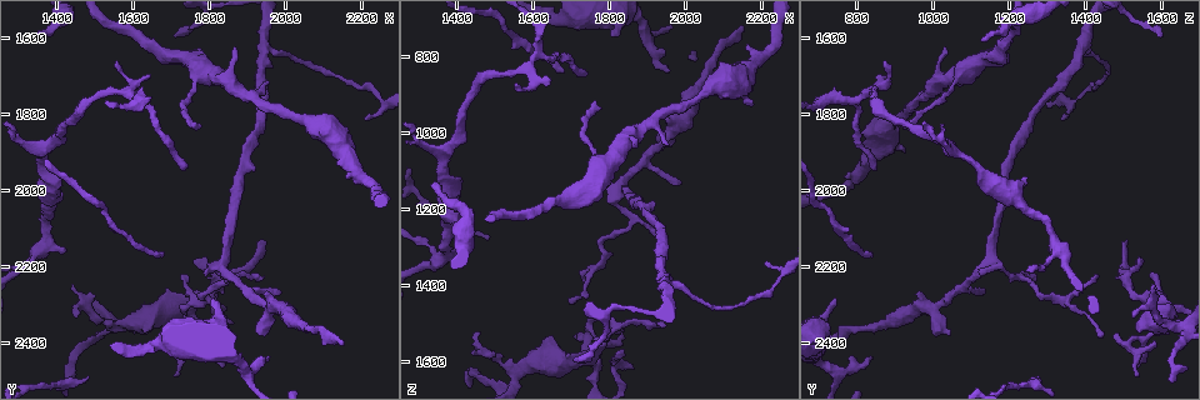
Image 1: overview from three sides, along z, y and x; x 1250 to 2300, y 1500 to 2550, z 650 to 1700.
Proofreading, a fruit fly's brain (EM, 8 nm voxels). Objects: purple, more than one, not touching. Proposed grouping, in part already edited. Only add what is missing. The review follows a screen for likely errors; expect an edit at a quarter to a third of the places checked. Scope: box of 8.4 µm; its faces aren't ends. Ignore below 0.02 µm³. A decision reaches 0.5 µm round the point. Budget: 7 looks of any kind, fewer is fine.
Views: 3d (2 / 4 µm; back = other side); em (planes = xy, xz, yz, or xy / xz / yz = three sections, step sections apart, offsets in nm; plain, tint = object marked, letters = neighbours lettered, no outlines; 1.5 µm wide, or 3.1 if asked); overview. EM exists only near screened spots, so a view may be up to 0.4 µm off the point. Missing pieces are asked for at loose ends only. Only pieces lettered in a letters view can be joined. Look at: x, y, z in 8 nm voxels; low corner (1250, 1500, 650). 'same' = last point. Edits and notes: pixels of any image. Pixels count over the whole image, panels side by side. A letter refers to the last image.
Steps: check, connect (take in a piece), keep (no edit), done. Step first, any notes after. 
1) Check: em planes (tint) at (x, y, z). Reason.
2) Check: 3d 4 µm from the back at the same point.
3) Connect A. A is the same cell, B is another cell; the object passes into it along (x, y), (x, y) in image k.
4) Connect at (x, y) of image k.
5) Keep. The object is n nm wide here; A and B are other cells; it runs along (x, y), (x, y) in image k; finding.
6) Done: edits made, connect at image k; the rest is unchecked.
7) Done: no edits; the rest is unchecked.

Check: 3d 4 µm at (1435, 2250, 1585). Branch stops here.

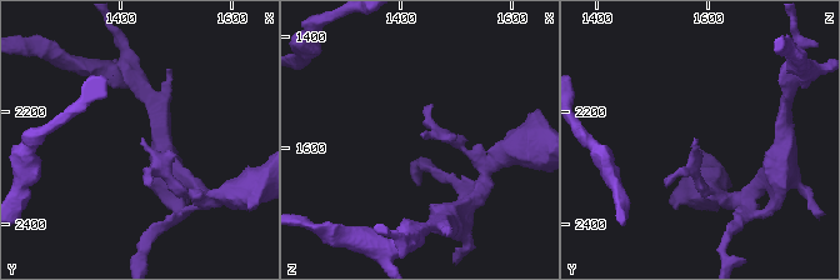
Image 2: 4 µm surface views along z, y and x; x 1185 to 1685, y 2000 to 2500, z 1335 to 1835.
Check: em planes (letters) at (1435, 2250, 1580).

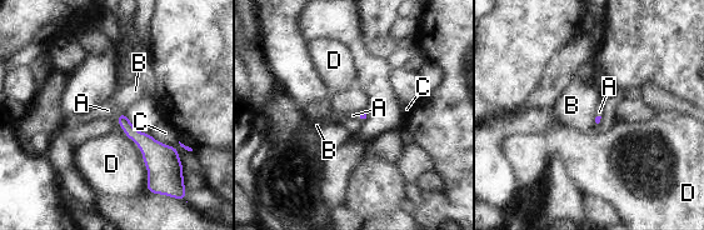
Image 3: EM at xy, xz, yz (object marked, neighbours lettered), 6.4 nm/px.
Connect A. A is the same cell, B, C and D are other cells; the object passes into it along (146, 143), (116, 121), (108, 110) in image 3; it goes on there.

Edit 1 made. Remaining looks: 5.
Check: em xz step 4 (letters) at (1725, 2220, 1430). Free end.

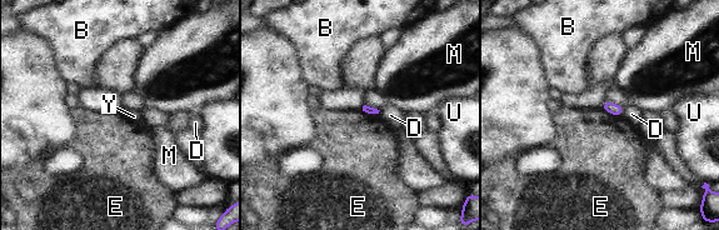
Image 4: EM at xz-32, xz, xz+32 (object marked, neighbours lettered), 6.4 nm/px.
Check: em planes (letters) at the same point.

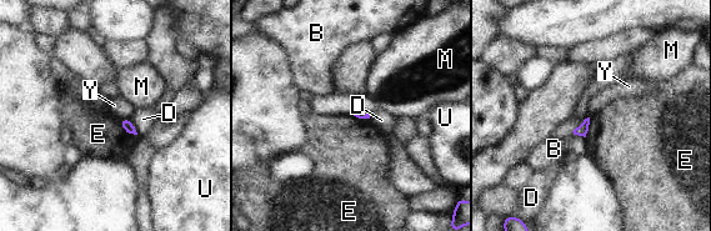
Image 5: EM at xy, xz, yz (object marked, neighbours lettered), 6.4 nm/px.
Keep. The longest contact is with E, 170 nm; B, D, E, M, U and Y are other cells; no lettered piece goes on from it.

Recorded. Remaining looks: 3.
Check: em 3.1 µm planes (letters) at (1945, 2230, 1260). Tapers out.

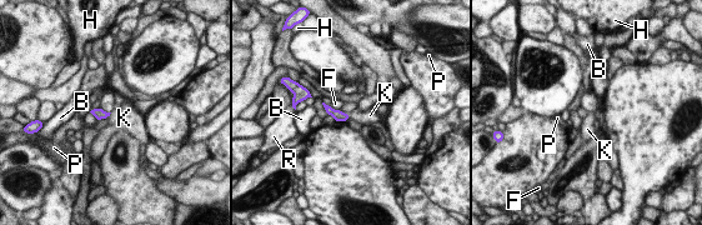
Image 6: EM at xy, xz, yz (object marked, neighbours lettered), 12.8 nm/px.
Keep. The object is 130 nm wide here; B, F, H, K, P and R are other cells; a border runs along (111, 113), (106, 118) in image 6; no lettered piece goes on from it.

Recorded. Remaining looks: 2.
Done: edits made, connect at image 3; the rest is unchecked.

